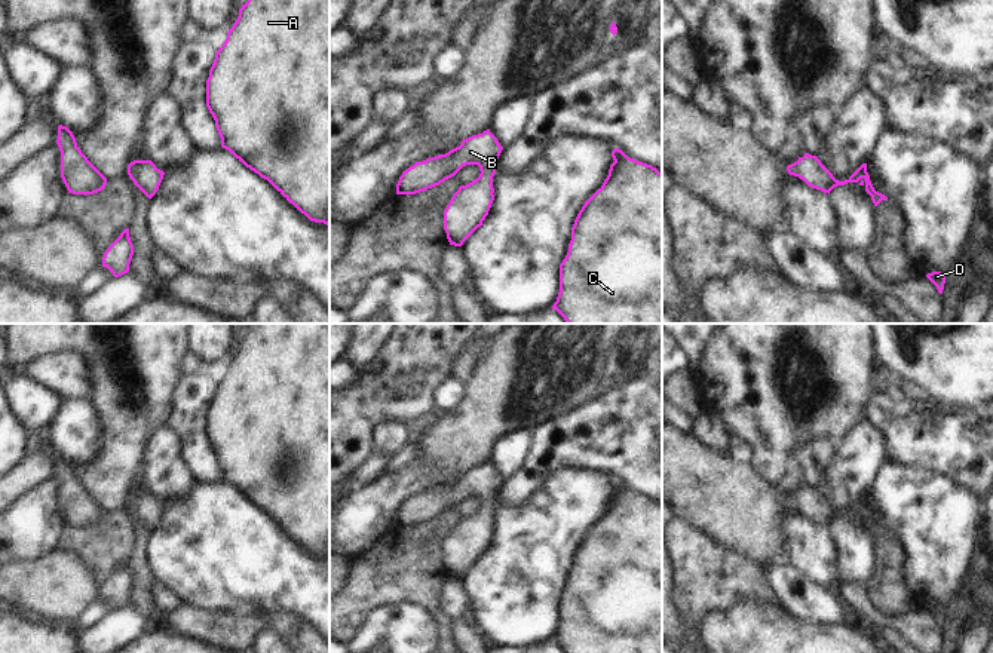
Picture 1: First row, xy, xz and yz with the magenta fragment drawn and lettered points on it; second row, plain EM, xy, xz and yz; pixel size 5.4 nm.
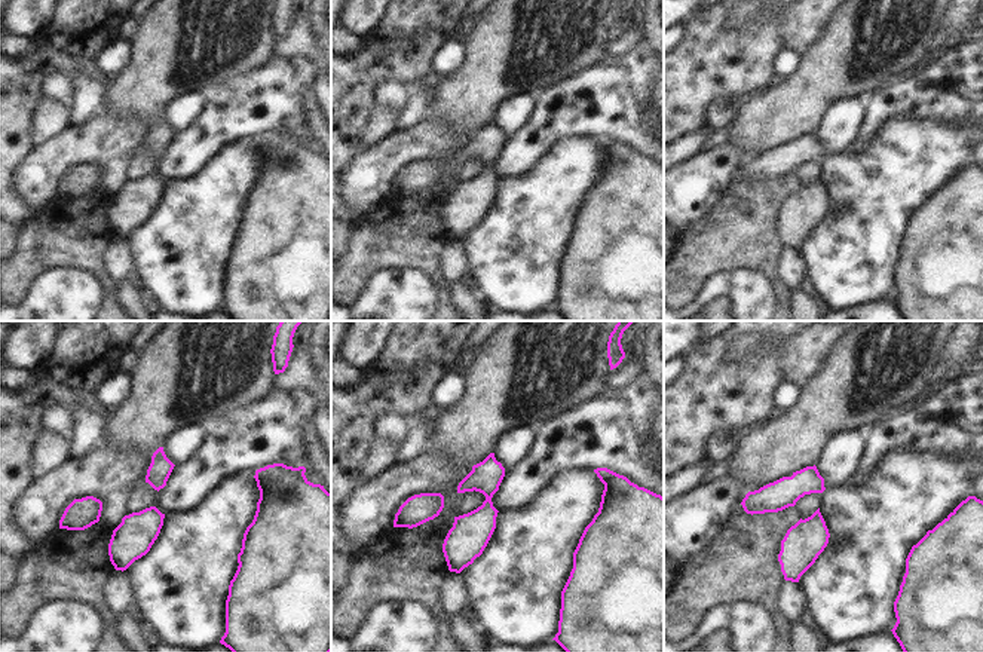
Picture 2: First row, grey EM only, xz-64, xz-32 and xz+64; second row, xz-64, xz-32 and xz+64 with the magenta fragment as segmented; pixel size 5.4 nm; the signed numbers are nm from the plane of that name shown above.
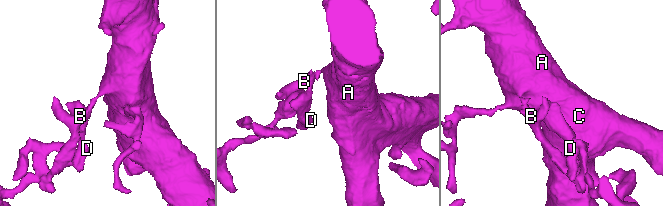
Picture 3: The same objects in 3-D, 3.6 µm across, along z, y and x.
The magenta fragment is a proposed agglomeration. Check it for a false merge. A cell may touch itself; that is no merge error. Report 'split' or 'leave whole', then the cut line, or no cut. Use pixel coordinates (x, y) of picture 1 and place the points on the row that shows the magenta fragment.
leave whole; cut none

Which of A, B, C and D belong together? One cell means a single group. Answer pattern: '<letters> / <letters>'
A B C D

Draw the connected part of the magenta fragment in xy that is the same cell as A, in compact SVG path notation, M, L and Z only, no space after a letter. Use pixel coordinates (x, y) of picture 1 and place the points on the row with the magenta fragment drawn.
M248 0L217 50L206 107L221 147L267 180L310 221L330 226L330 0Z

